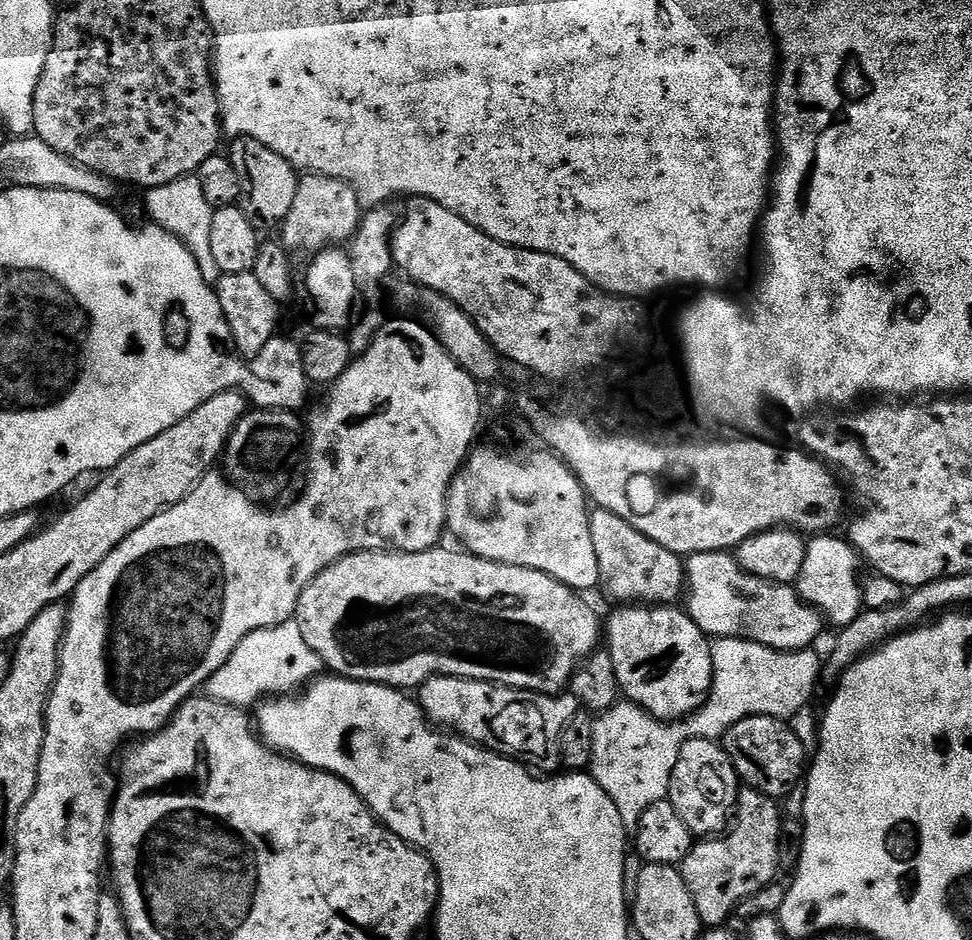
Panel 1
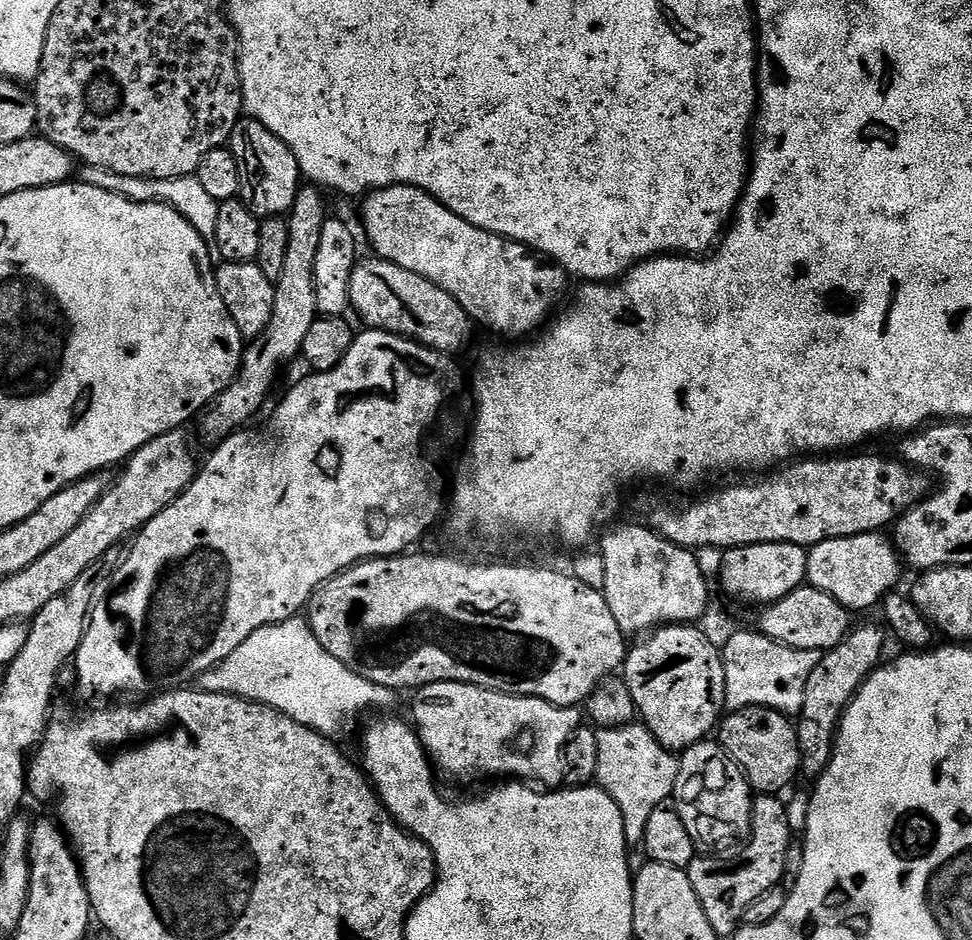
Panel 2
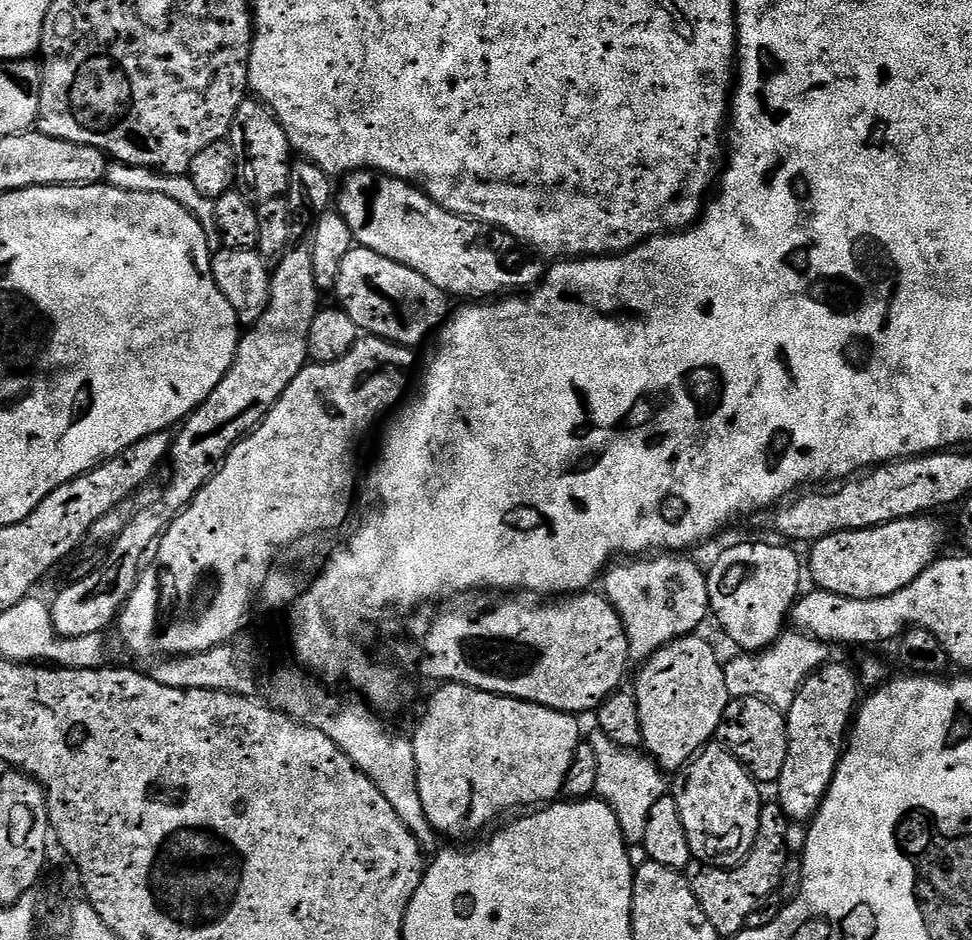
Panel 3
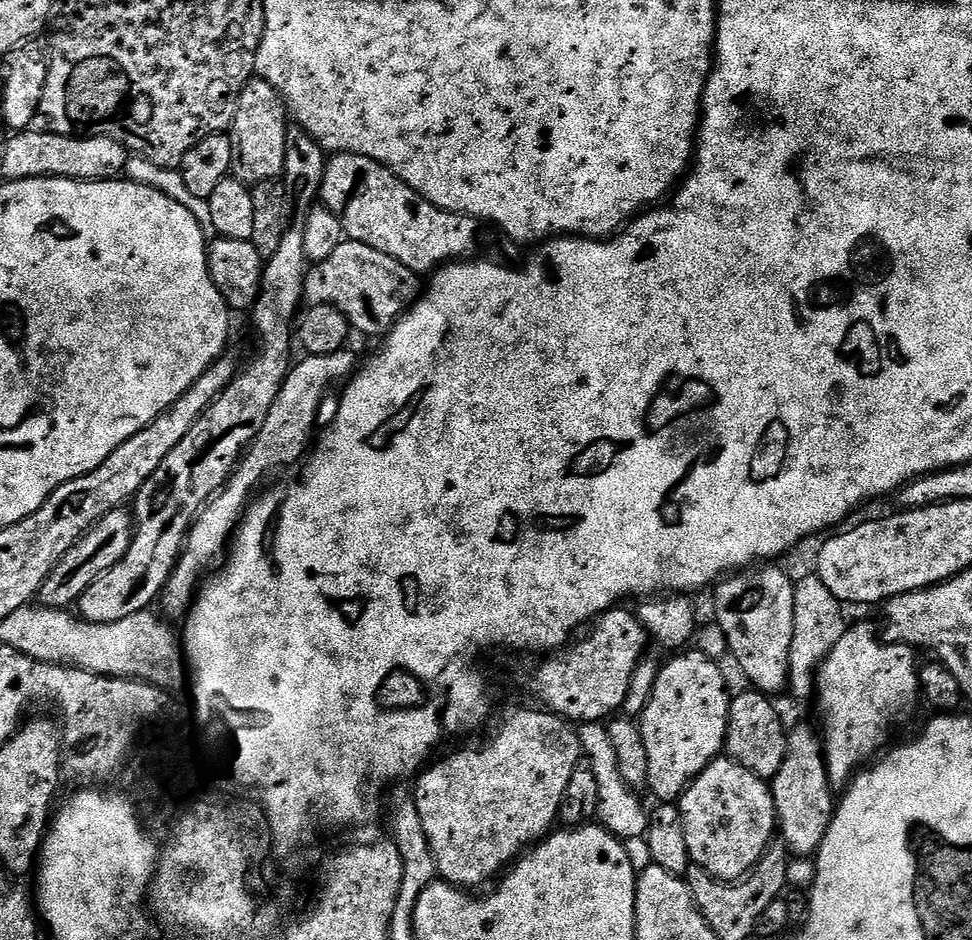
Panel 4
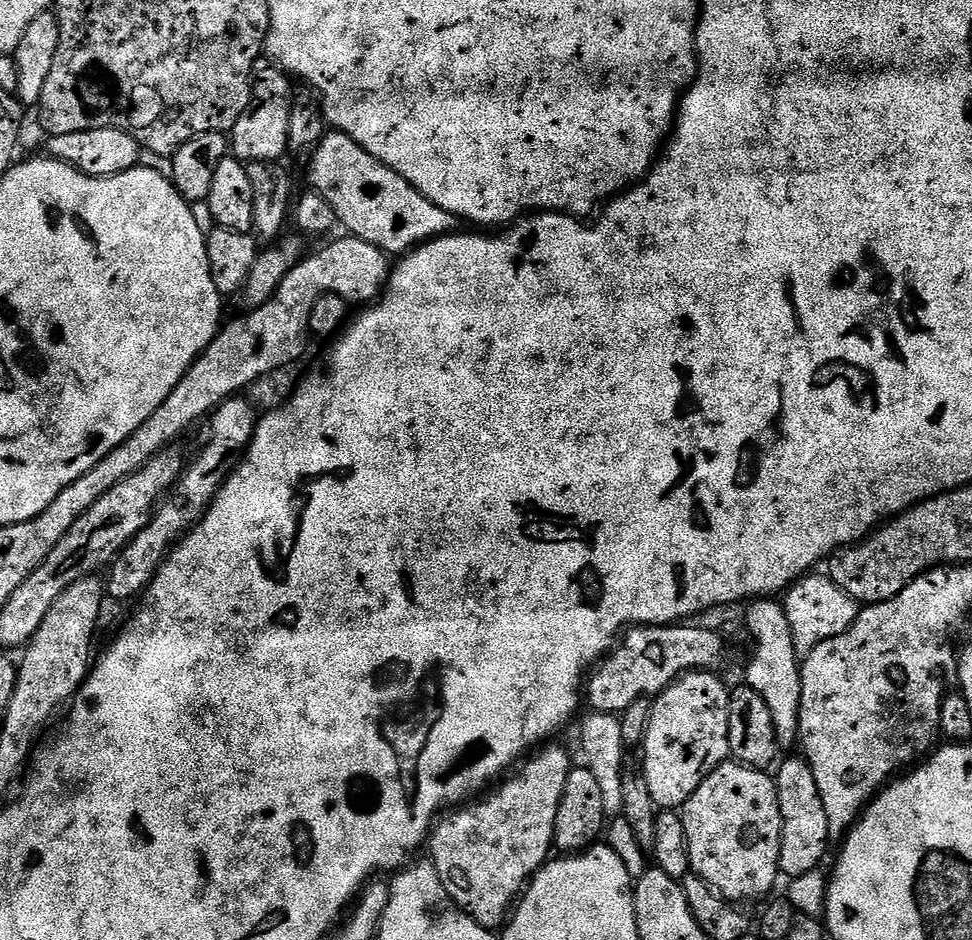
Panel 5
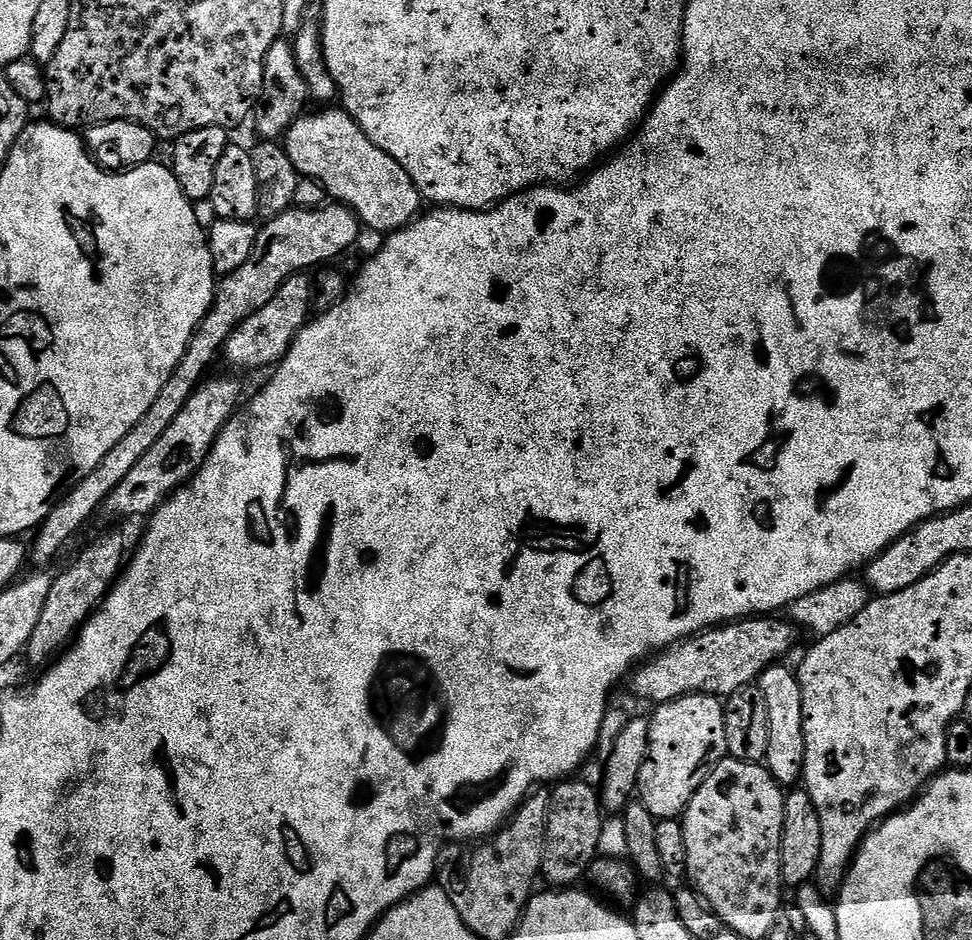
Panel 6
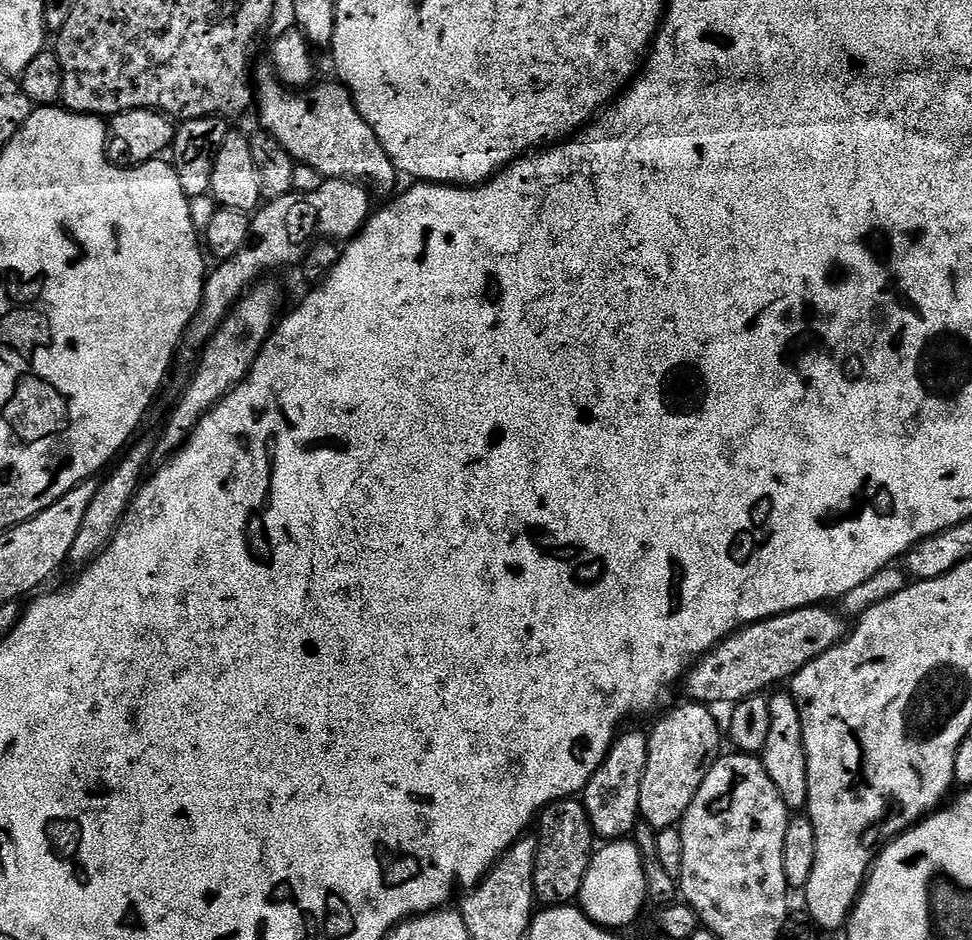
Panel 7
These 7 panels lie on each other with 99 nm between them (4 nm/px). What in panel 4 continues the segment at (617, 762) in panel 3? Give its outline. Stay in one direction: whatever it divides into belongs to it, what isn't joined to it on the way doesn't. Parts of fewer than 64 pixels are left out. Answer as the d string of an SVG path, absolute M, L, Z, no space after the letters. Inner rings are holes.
M600 722L580 724L578 731L583 755L586 757L586 762L594 770L594 778L598 778L598 798L600 801L596 811L596 820L600 827L625 842L636 840L639 836L641 839L648 831L649 813L646 808L644 812L643 806L640 805L641 797L628 788L624 779L618 774L614 746L610 746L607 727Z

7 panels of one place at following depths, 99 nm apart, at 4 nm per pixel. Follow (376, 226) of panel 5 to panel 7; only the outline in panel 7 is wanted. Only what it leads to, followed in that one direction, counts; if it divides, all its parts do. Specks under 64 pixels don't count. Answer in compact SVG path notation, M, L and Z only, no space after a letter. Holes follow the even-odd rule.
M265 70L260 84L258 80L254 88L254 108L260 111L259 127L276 139L294 161L318 170L327 179L373 180L380 188L394 187L398 179L396 167L366 118L358 114L347 88L339 82L319 84L301 94L285 88L271 71Z

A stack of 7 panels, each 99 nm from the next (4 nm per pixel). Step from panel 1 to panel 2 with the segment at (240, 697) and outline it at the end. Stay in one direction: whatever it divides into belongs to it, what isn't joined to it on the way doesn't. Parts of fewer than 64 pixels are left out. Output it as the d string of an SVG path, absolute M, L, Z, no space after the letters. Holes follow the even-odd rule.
M303 615L254 630L234 654L201 674L198 688L201 692L243 696L245 700L277 708L294 718L294 722L313 728L326 738L346 735L363 712L394 707L397 696L393 689L378 686L338 662L314 638L314 630Z

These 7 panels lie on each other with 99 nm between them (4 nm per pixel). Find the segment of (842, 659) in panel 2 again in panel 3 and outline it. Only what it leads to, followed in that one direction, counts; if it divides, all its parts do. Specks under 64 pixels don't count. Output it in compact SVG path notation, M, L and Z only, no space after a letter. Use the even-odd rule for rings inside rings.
M828 662L803 681L795 695L791 697L786 709L786 742L788 743L786 766L782 766L782 774L778 781L778 789L780 788L778 803L789 821L811 822L819 814L820 807L828 797L828 791L834 782L834 774L840 765L840 757L844 754L850 725L858 711L858 701L861 699L860 688L862 689L862 681L855 667Z

